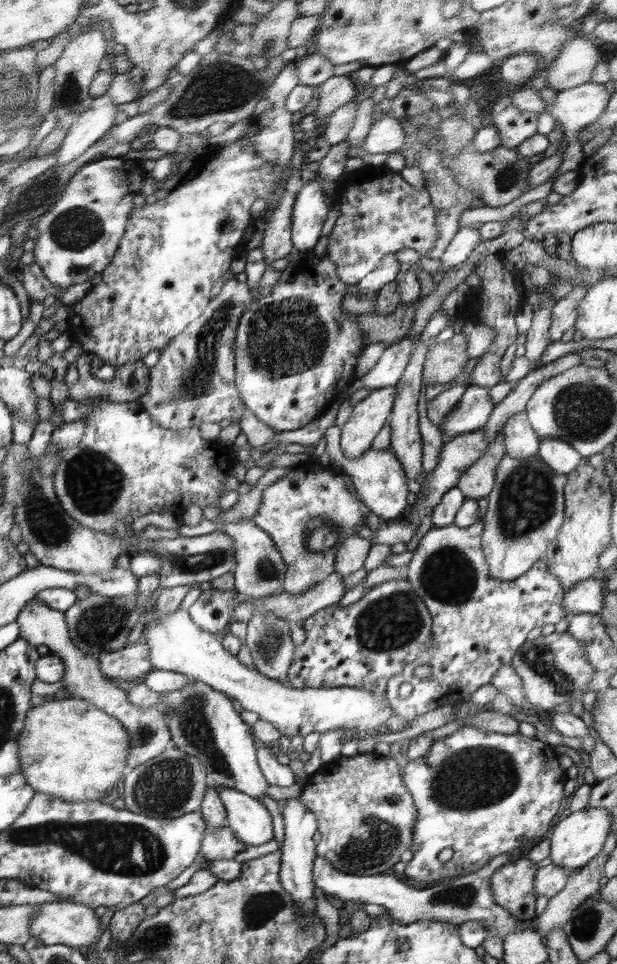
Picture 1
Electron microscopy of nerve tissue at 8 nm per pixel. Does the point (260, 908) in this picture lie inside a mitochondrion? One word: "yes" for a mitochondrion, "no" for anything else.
yes

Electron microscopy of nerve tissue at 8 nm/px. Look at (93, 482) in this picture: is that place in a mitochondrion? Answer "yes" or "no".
yes

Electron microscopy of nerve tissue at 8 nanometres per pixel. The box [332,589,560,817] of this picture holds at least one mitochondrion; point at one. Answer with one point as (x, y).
(480, 776)

